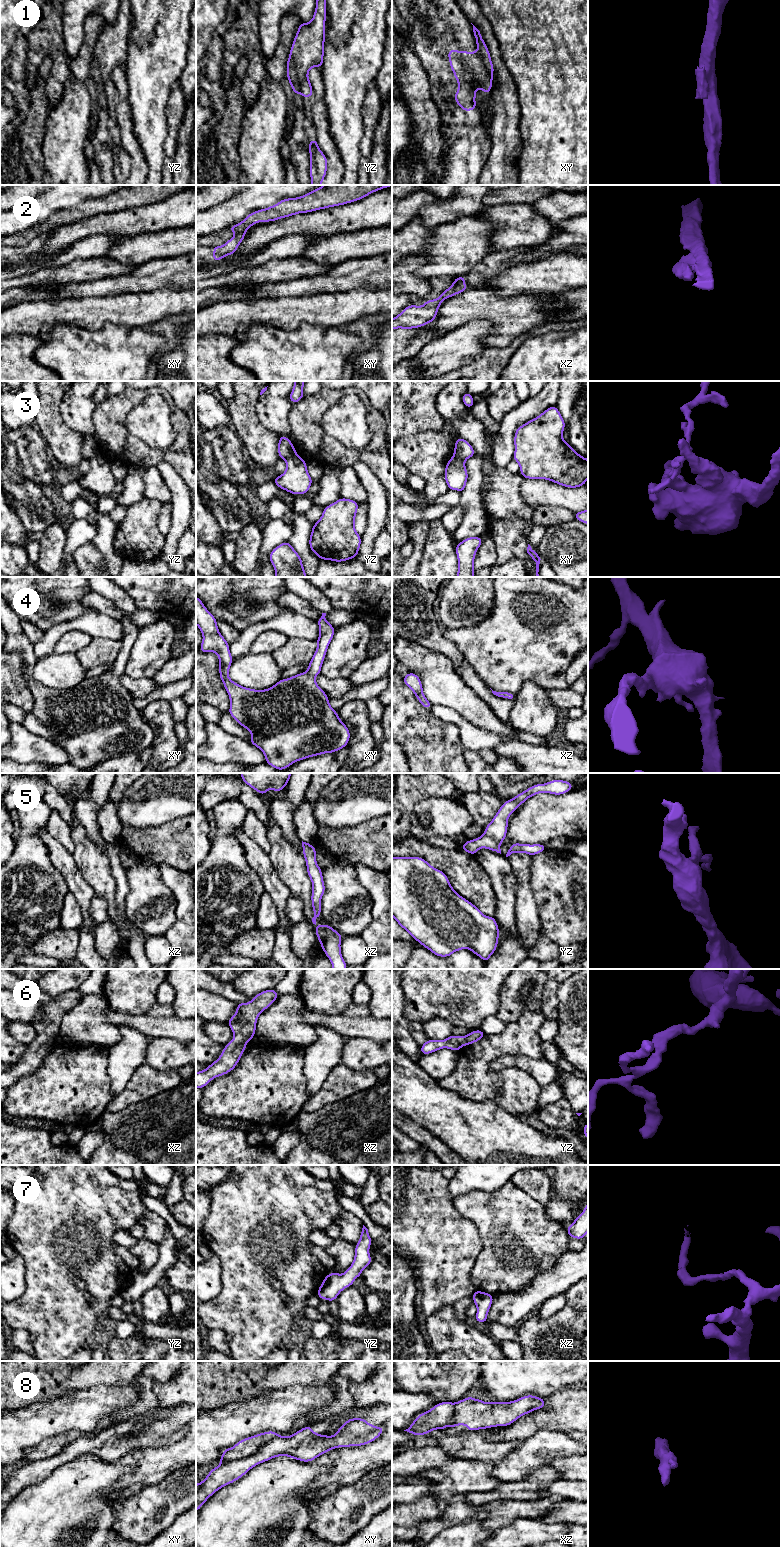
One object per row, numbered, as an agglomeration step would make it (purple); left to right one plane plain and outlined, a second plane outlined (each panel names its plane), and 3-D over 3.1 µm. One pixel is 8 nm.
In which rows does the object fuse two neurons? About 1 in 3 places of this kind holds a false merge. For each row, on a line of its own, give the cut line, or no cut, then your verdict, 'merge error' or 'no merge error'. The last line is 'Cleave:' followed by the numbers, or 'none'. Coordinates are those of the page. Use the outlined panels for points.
1: cut in yz along (289, 55), (301, 92); merge error
2: cut in xy along (246, 229), (236, 234); merge error
3: cut in xy along (453, 455), (464, 460); merge error
4: no cut; no merge error
5: no cut; no merge error
6: no cut; no merge error
7: no cut; no merge error
8: cut in xy along (278, 1435), (264, 1442), (252, 1454), (221, 1464); merge error
Cleave: 1, 2, 3, 8

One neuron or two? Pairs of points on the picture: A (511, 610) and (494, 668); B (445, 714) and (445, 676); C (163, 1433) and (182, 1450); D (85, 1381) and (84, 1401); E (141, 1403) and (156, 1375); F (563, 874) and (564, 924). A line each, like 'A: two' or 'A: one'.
A: one
B: two
C: two
D: two
E: one
F: one

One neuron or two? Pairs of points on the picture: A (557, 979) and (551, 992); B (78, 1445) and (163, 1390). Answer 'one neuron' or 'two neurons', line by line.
A: one neuron
B: two neurons

